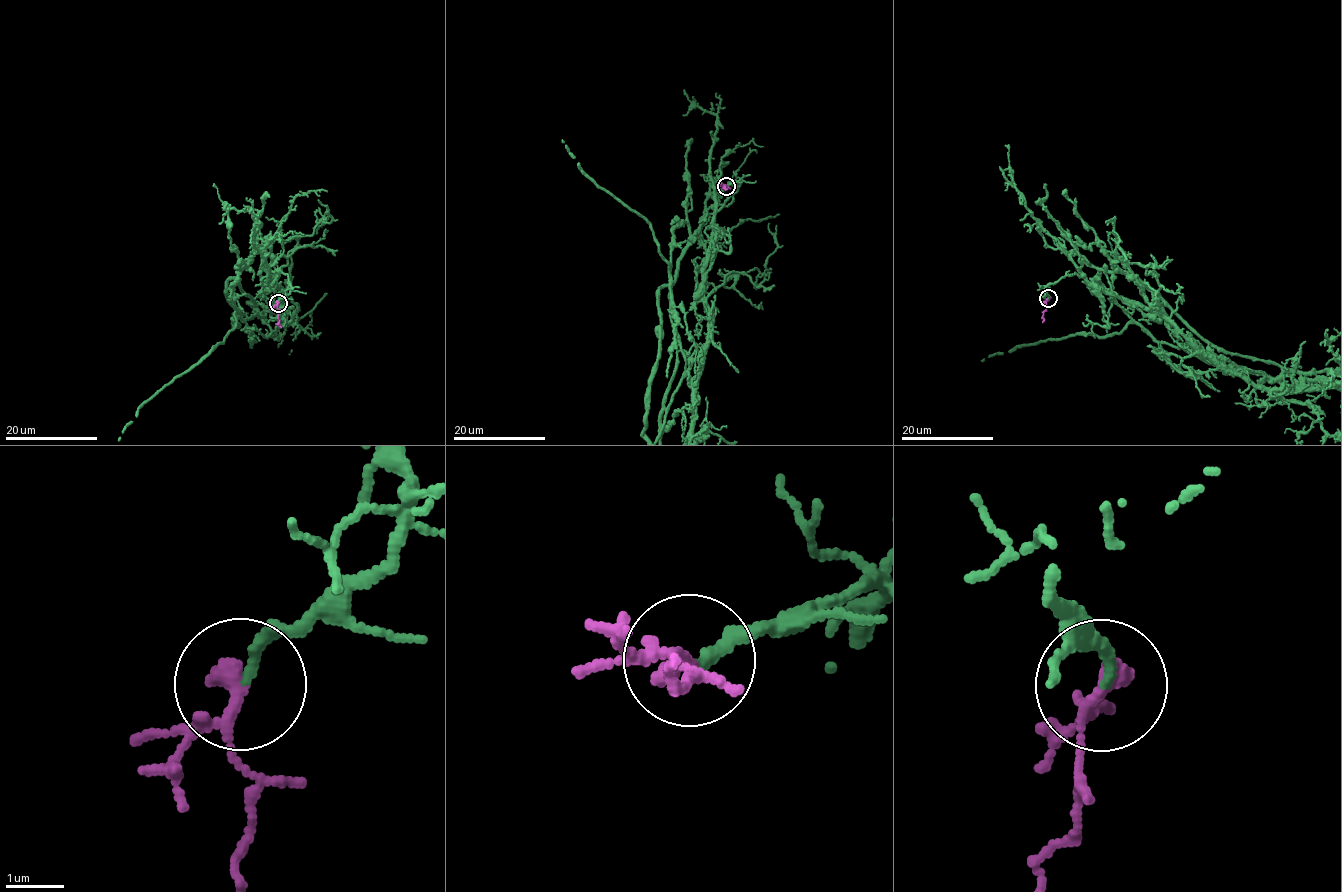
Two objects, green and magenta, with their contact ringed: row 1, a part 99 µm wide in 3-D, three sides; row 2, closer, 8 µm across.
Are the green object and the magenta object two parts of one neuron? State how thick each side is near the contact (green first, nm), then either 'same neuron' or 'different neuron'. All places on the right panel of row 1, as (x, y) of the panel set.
160 nm thick on the green side, 240 nm on the other; same neuron

